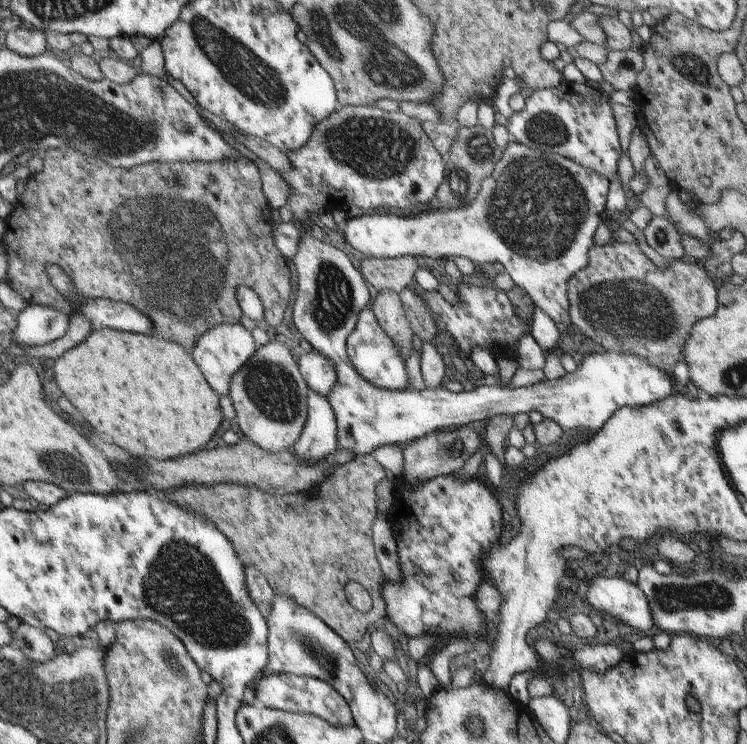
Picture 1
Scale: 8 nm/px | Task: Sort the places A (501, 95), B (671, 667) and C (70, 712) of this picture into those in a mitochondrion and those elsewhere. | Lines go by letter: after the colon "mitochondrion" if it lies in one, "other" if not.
A: other
B: other
C: mitochondrion

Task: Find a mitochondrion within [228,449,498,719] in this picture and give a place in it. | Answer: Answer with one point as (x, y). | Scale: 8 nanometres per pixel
(323, 659)

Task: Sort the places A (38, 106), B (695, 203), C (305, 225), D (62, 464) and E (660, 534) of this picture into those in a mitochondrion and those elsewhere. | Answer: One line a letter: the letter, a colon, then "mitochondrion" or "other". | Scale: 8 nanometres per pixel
A: mitochondrion
B: other
C: other
D: mitochondrion
E: other

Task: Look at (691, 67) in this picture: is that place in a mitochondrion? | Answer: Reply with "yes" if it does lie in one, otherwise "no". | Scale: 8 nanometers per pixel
yes

